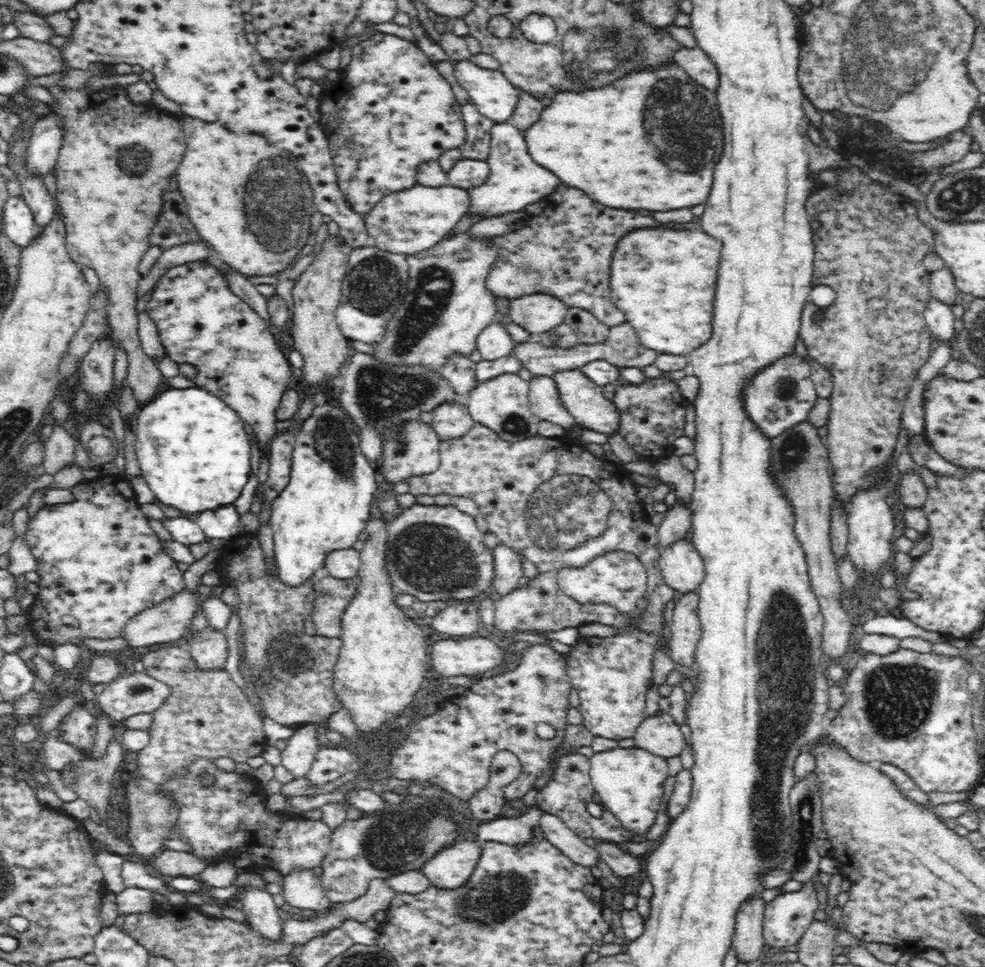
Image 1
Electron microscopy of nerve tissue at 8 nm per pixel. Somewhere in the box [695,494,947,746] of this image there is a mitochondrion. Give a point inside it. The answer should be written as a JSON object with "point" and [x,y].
{"point":[897,698]}

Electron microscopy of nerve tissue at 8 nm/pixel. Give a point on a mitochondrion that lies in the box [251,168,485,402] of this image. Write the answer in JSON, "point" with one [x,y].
{"point":[429,296]}

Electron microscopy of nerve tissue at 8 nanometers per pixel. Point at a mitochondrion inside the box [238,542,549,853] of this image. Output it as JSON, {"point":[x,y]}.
{"point":[302,658]}

